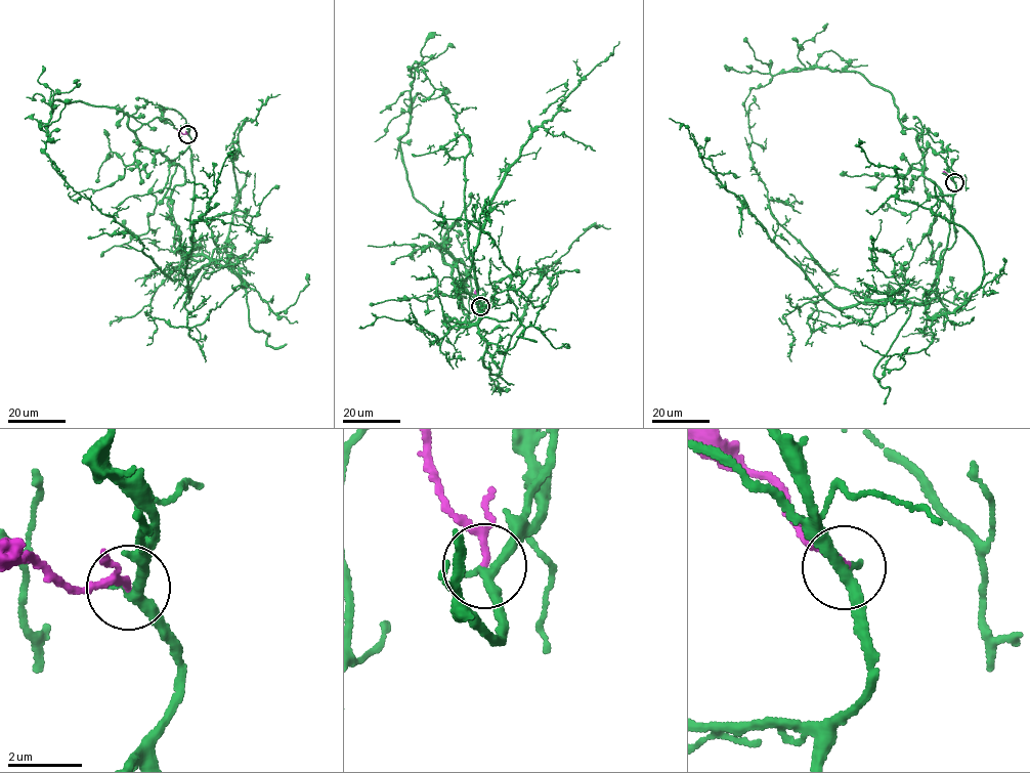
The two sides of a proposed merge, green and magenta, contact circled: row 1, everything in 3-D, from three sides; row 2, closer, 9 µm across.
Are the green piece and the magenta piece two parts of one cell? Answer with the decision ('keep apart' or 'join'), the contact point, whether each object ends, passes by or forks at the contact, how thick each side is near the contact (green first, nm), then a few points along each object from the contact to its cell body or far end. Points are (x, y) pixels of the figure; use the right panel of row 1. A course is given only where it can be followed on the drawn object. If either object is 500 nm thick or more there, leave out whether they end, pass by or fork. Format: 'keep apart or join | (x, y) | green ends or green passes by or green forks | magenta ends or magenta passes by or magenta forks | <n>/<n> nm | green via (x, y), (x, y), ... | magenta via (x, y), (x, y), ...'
join | (954, 182) | green passes by | magenta passes by | 280/140 nm | green via (955, 182), (927, 297), (954, 213), (891, 93), (798, 57), (827, 24) | magenta via (955, 182), (943, 171)

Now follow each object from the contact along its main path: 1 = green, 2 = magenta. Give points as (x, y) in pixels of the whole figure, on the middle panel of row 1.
1: (479, 306), (469, 325), (442, 320), (468, 315), (447, 226), (408, 178), (400, 137), (421, 93), (409, 106)
2: (479, 306), (475, 297), (476, 289)

